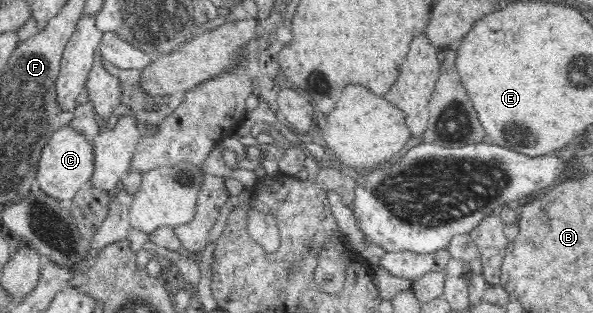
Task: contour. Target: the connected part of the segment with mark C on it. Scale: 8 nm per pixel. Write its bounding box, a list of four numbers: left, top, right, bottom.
[35,122,94,201]

